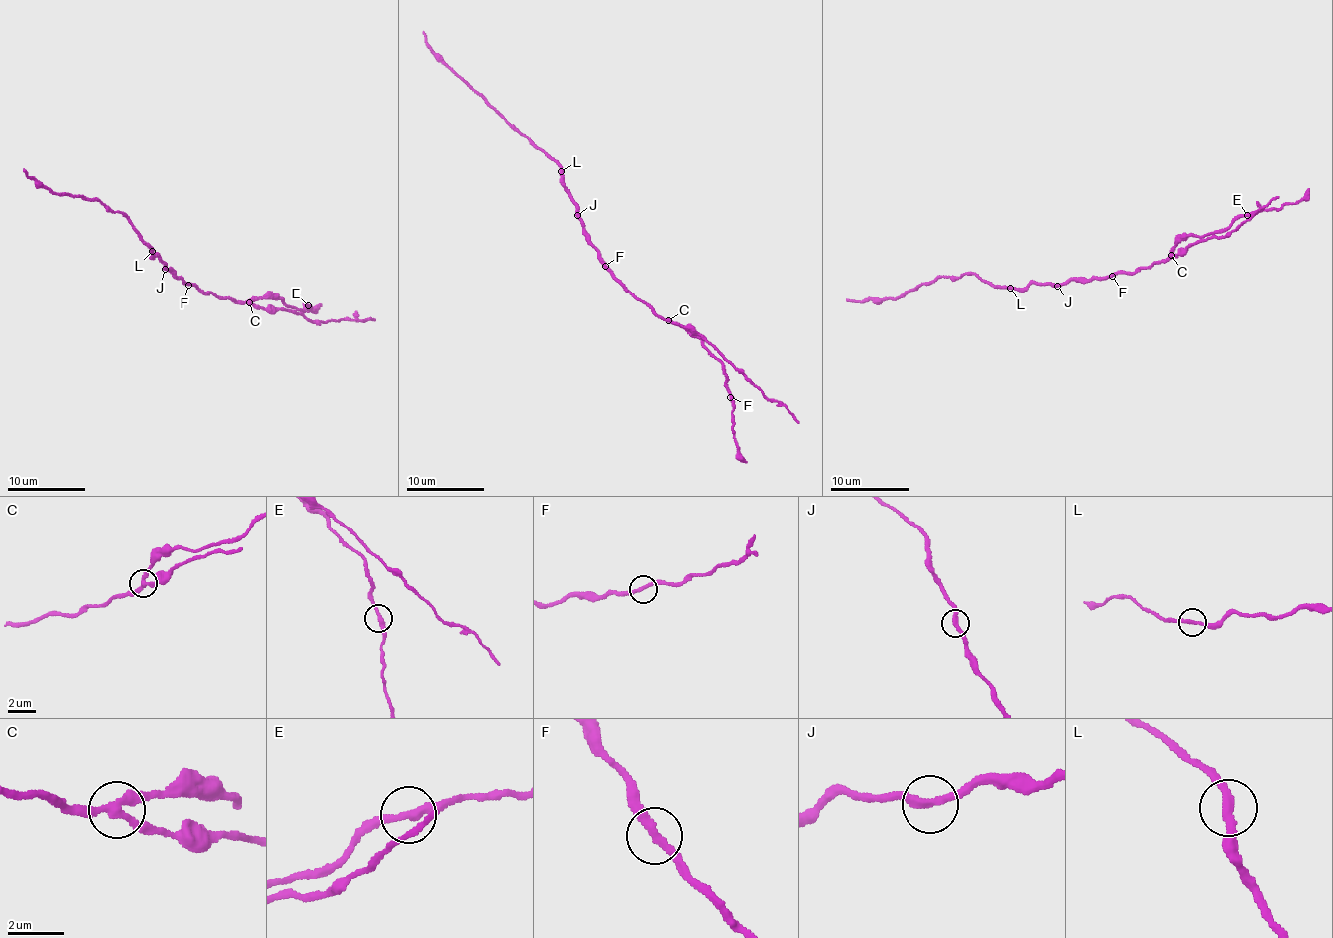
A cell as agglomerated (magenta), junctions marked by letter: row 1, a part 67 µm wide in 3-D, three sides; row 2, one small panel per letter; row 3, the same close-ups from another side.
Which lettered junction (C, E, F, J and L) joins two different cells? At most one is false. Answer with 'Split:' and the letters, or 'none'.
Split: C

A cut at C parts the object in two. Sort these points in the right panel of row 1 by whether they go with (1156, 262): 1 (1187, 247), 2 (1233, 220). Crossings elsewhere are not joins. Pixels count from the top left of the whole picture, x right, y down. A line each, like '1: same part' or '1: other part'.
1: other part
2: same part

